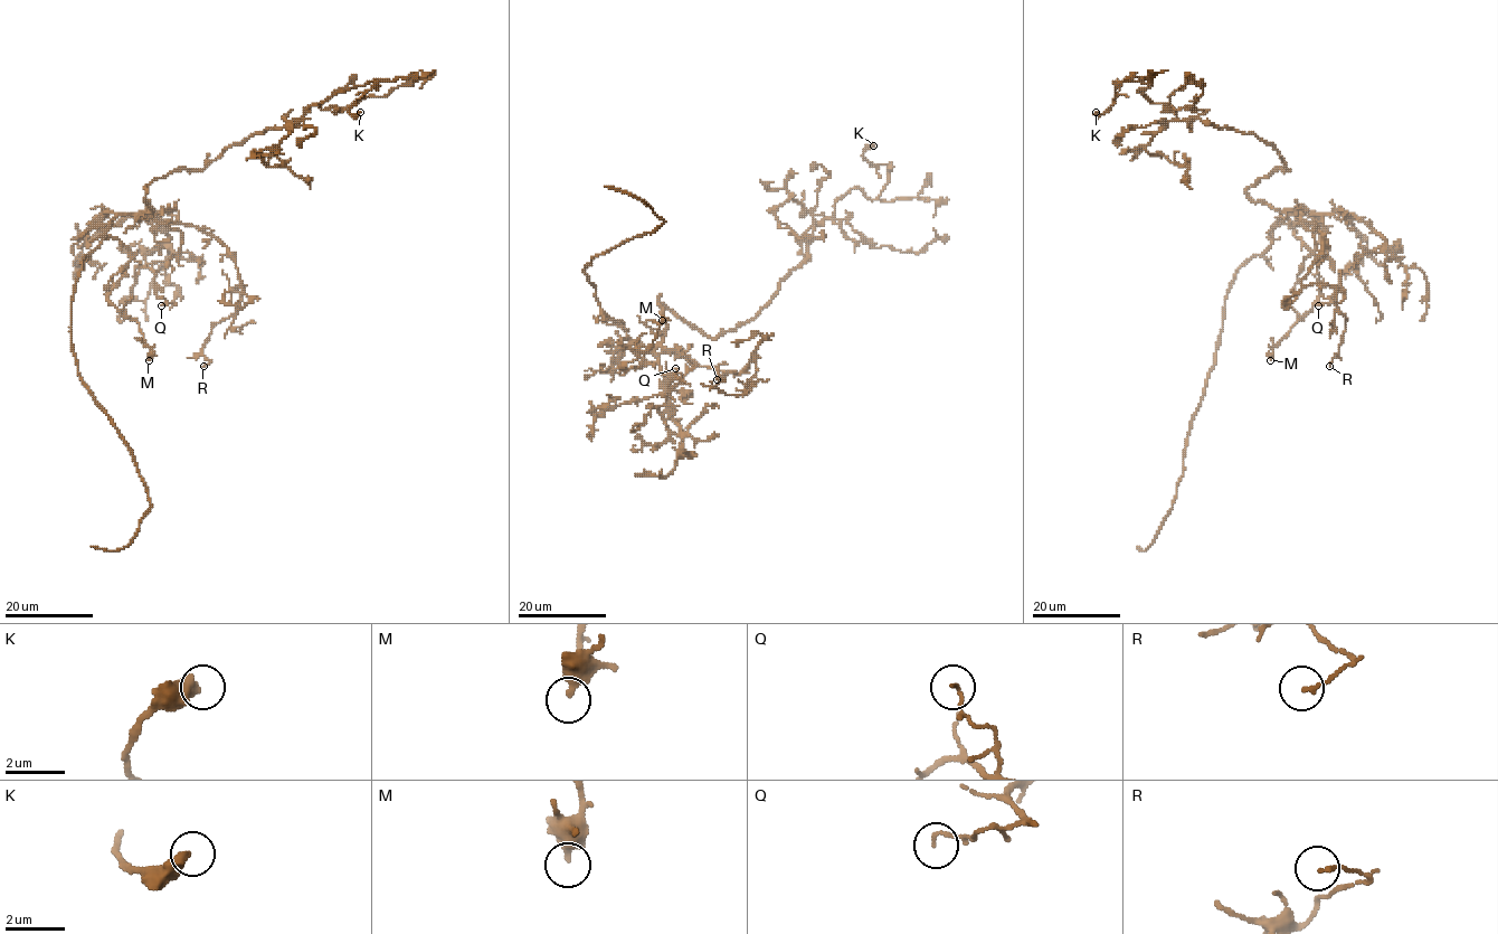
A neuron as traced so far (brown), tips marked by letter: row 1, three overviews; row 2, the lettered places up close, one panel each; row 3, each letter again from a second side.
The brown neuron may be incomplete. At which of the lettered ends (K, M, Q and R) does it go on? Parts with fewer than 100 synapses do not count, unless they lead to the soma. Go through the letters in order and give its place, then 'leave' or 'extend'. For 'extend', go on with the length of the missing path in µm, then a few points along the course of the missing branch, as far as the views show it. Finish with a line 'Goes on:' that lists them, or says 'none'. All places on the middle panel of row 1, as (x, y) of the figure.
K: (873, 145) | leave
M: (662, 320) | leave
Q: (675, 368) | leave
R: (717, 379) | leave
Goes on: none

